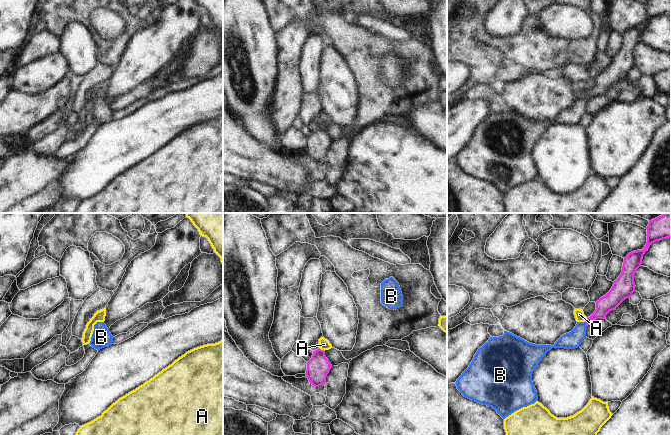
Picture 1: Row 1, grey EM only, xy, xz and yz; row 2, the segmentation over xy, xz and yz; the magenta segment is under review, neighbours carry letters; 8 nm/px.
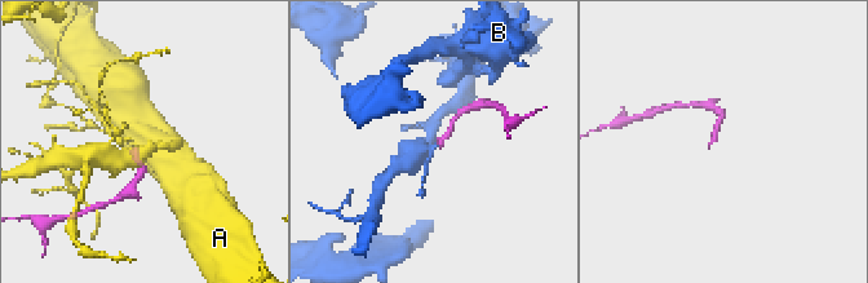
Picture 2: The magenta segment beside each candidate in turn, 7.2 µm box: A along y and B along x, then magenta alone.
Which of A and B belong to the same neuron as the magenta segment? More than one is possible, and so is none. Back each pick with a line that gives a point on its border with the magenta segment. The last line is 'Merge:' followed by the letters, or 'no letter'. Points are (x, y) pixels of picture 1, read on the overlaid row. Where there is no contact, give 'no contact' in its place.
B: contact yz (586, 324)
Merge: B

